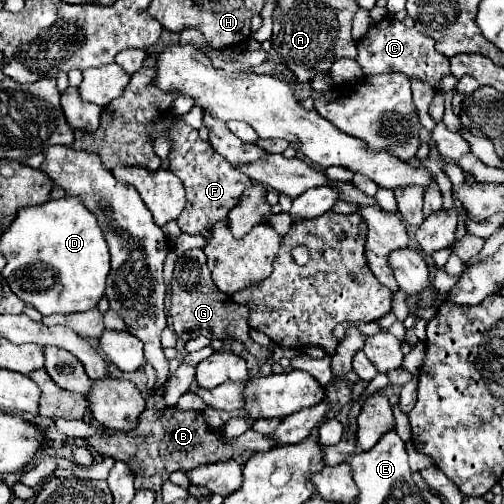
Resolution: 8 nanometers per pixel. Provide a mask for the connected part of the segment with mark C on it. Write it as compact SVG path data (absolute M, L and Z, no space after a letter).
M391 13L385 15L383 21L373 23L369 27L369 31L357 41L357 49L359 49L357 59L359 59L361 71L365 77L399 71L411 79L419 79L431 87L439 87L441 79L445 75L451 75L449 57L435 51L435 41L431 37L415 31L415 27L407 27L405 23L395 19Z

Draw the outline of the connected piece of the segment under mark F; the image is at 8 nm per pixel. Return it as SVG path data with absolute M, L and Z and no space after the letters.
M183 119L171 121L167 139L171 143L169 171L175 173L183 181L185 191L187 191L187 205L185 205L183 213L179 215L177 223L183 233L211 237L213 225L227 217L227 213L231 211L231 207L235 205L239 195L247 187L251 187L253 181L245 173L227 165L227 161L223 161L223 157L219 157L219 153L215 153L215 149L211 149L211 145L207 141L201 141L197 131L193 127L189 127Z

